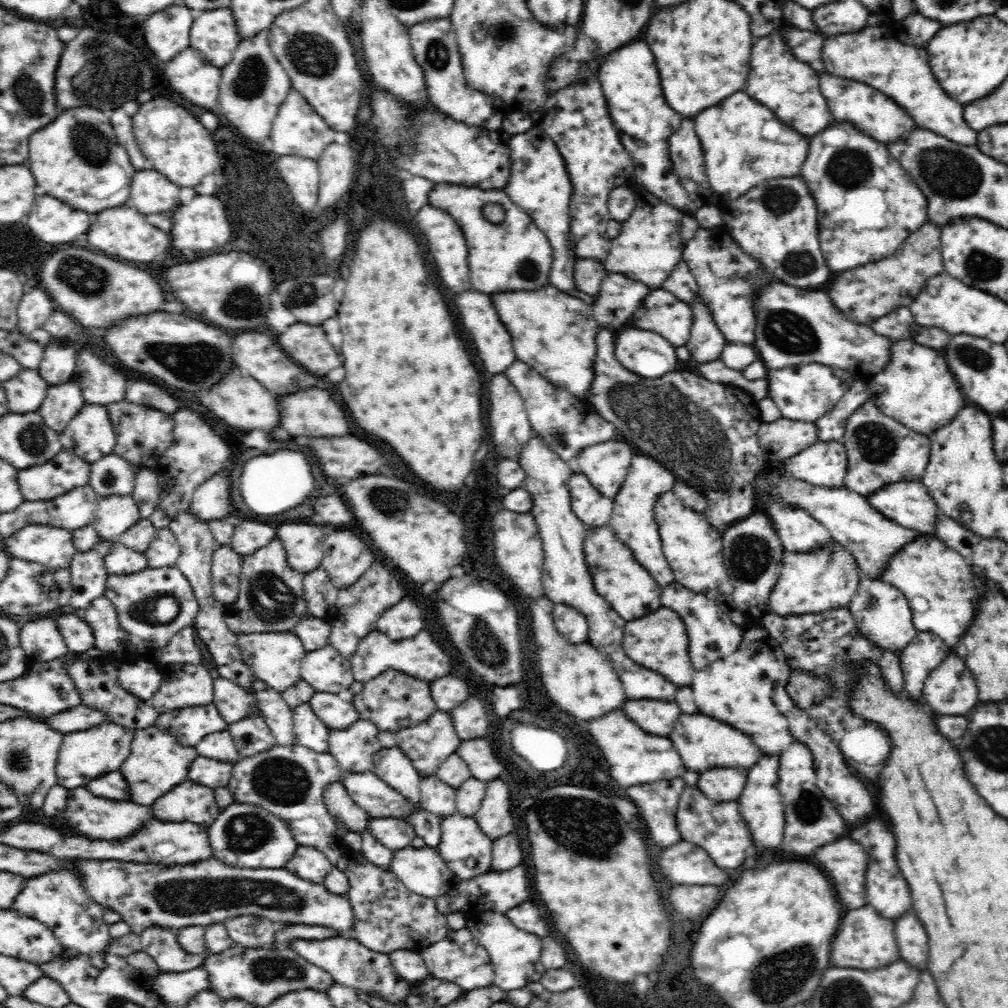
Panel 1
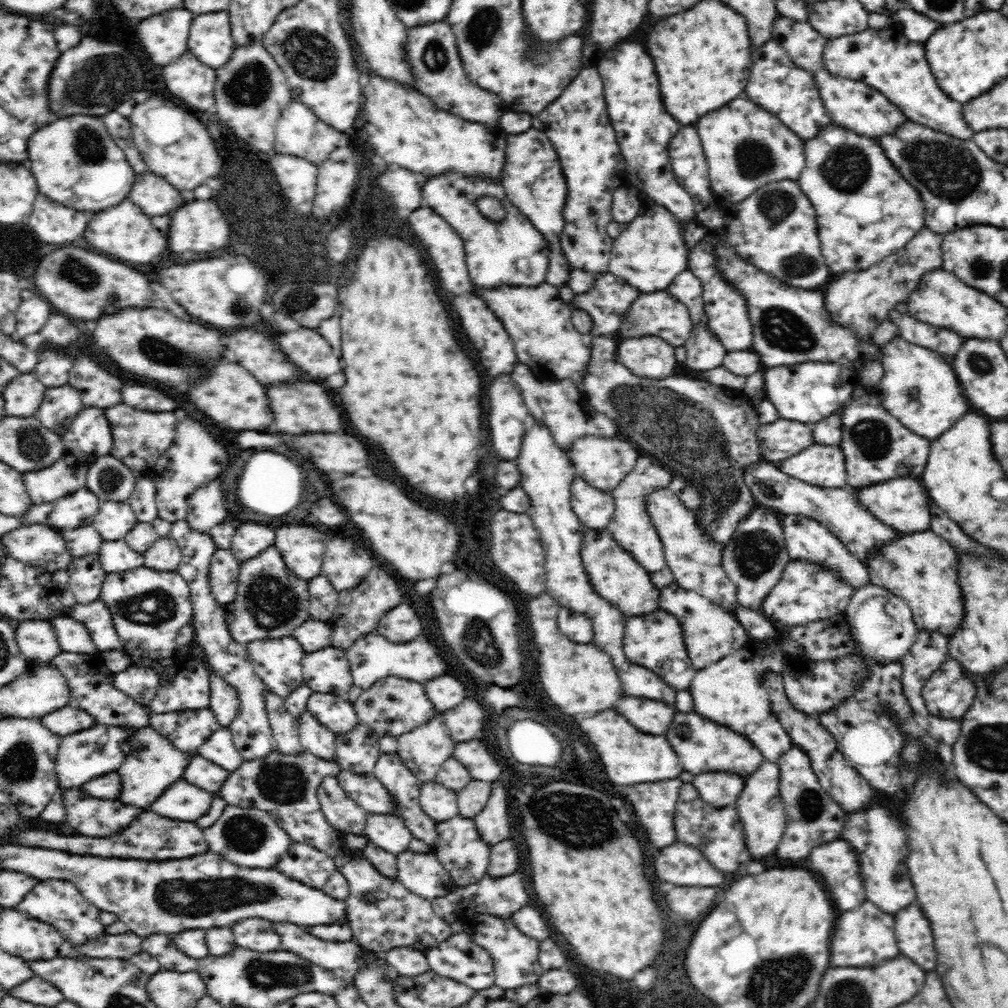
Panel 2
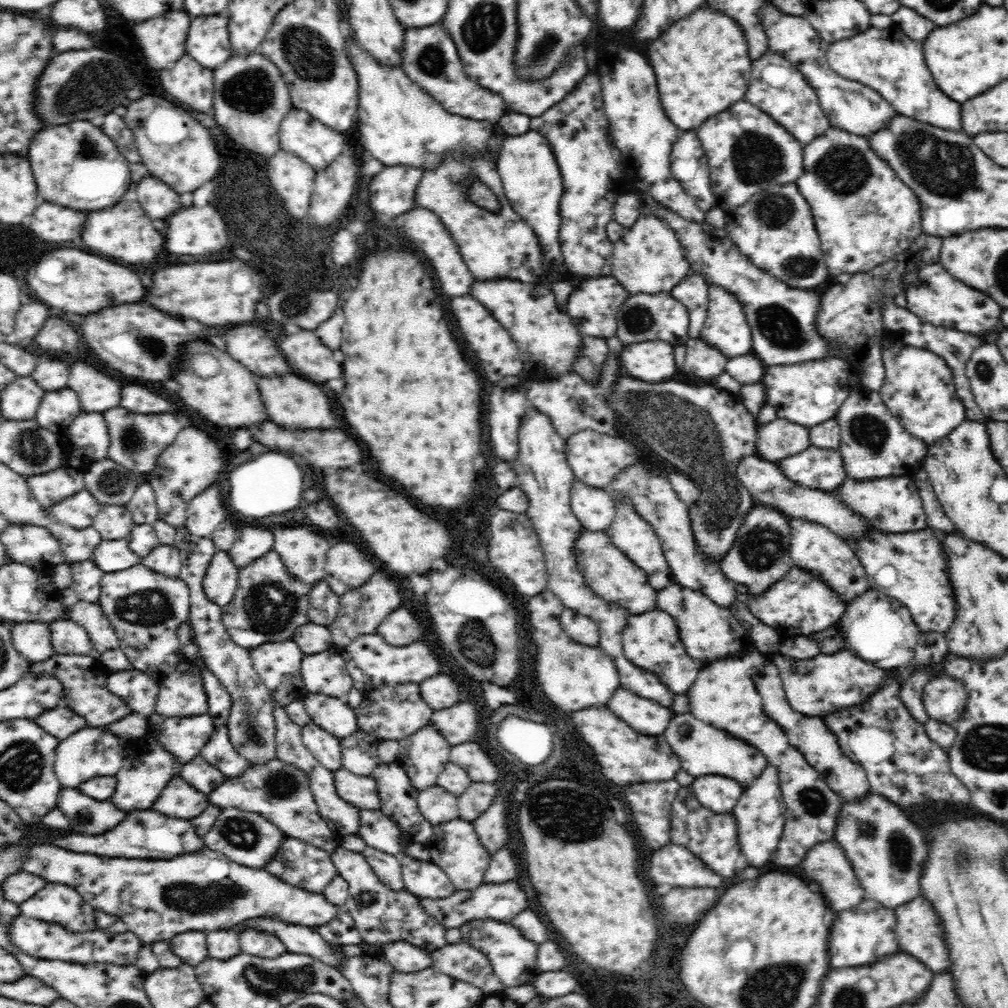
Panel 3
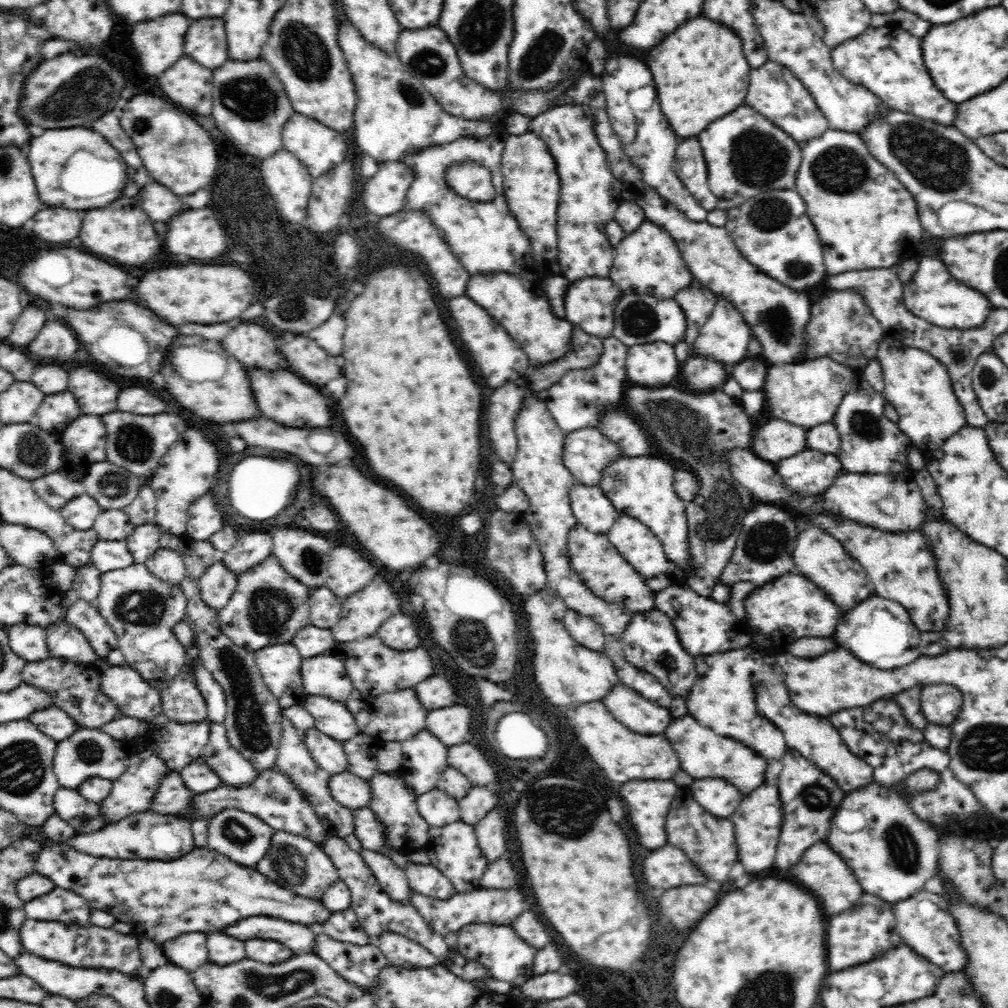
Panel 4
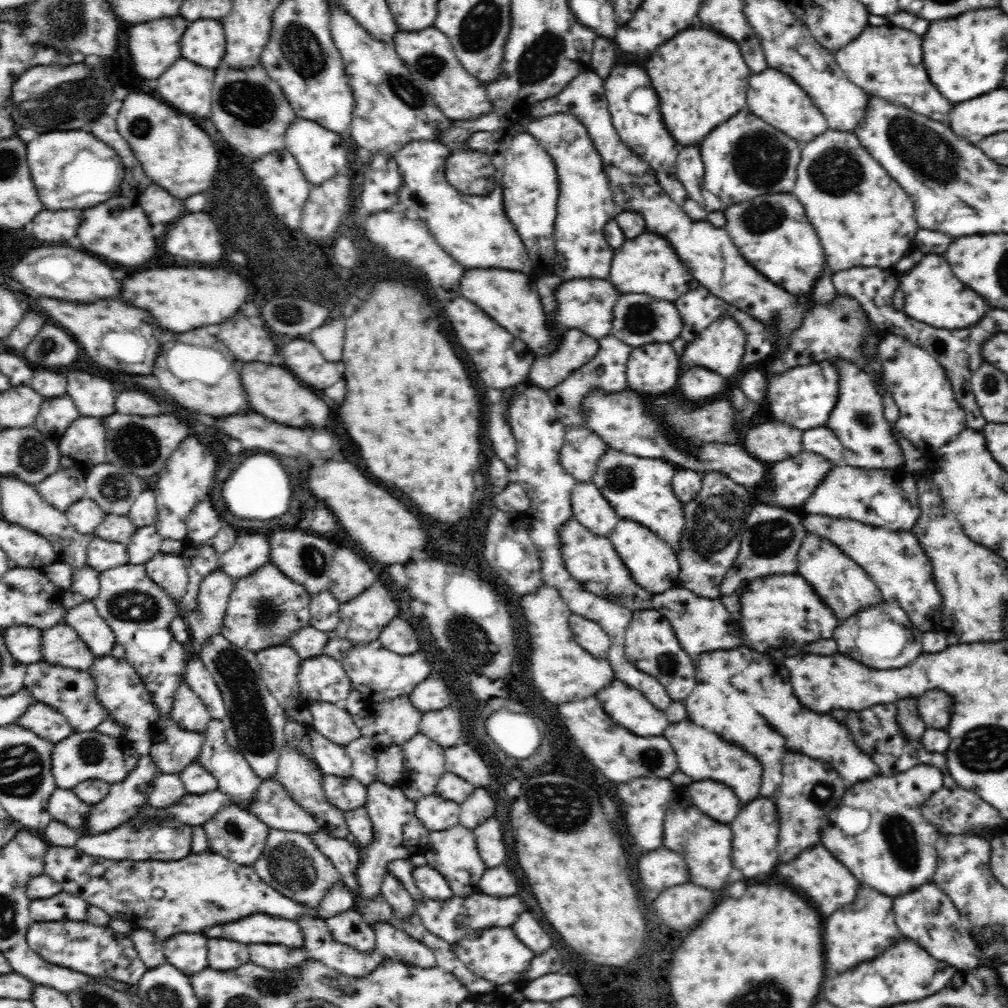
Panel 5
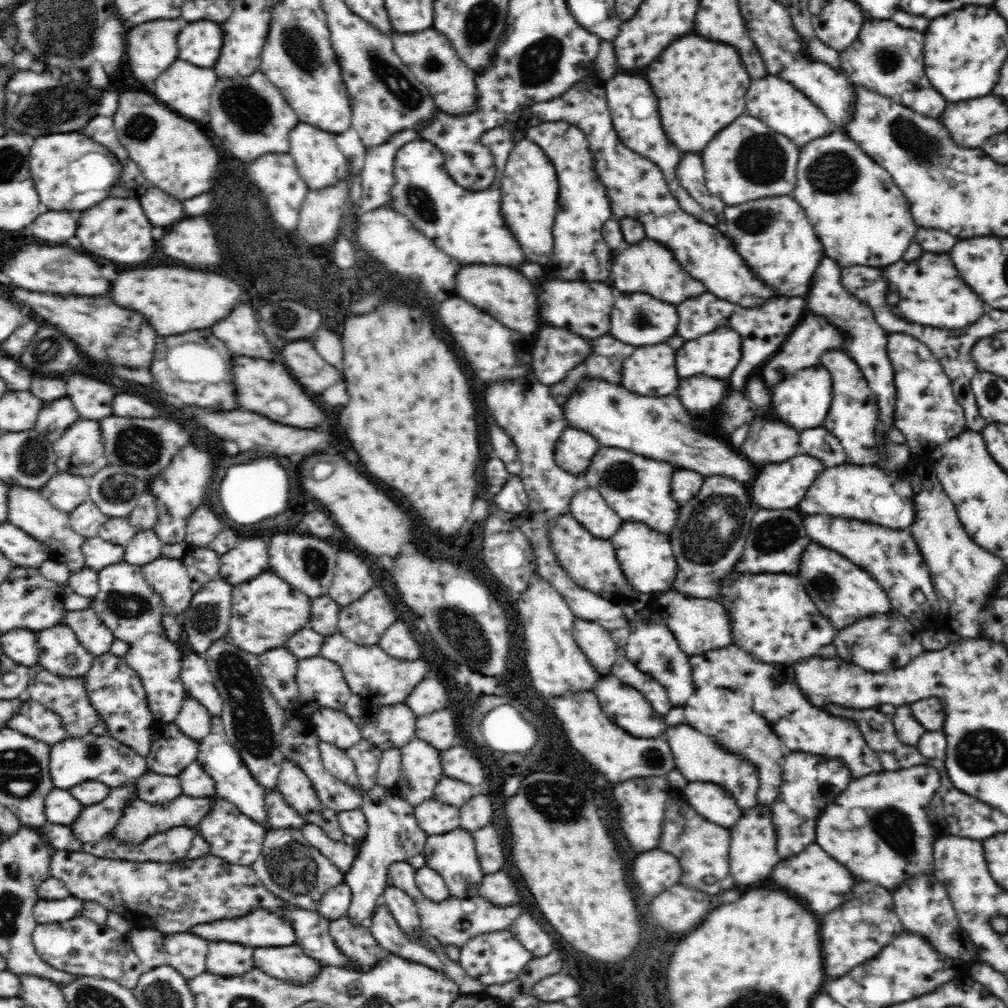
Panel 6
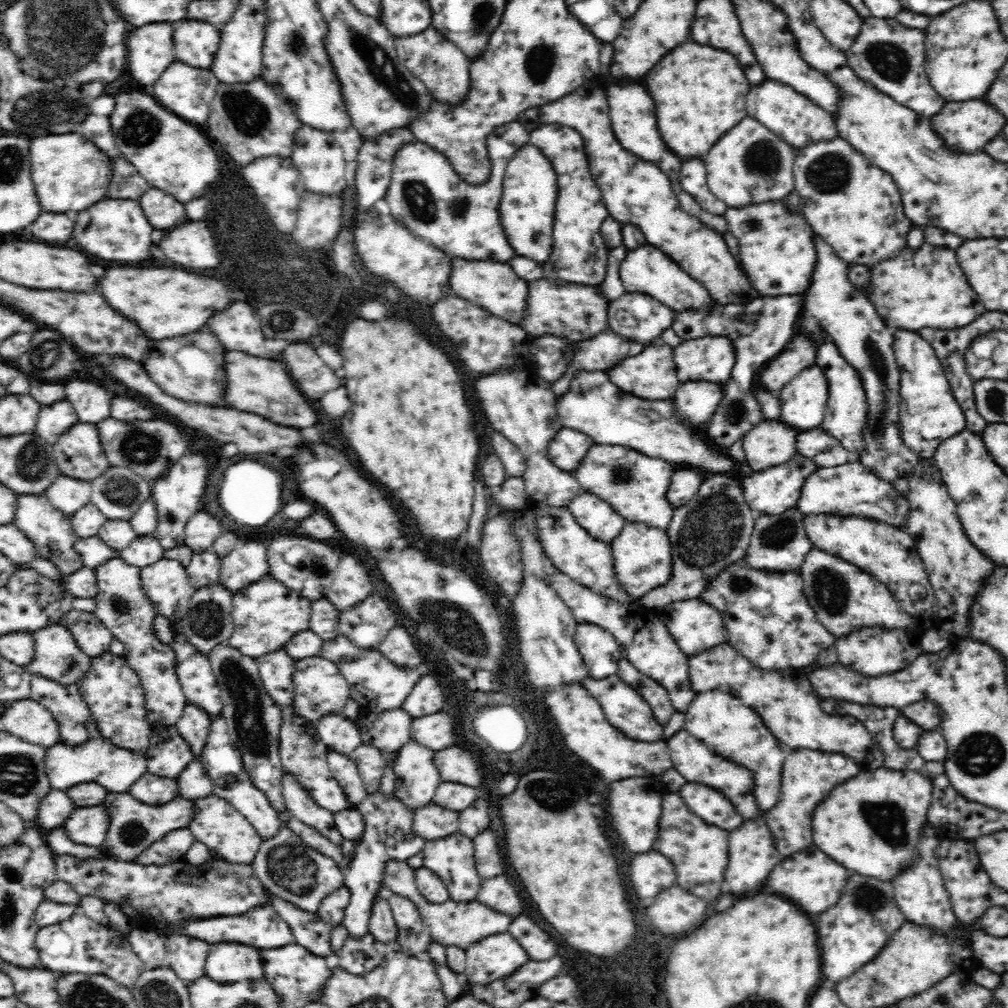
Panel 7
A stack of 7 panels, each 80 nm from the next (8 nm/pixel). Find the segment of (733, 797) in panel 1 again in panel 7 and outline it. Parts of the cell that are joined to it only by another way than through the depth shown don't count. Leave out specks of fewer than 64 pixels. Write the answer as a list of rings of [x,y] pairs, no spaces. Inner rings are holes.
[[[684,783],[678,790],[684,804],[704,822],[730,832],[742,824],[742,816],[720,791],[700,783]]]

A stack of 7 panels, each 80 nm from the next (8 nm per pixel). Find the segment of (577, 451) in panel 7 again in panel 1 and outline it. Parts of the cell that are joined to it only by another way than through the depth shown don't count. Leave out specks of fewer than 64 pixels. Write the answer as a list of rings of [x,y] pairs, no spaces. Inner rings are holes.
[[[607,441],[586,446],[572,464],[575,472],[586,475],[598,491],[613,499],[626,479],[634,455],[628,444]]]

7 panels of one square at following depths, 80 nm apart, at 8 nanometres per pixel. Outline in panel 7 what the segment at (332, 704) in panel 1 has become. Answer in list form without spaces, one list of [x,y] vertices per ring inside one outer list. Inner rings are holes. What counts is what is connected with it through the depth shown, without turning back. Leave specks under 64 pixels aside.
[[[341,715],[323,716],[316,724],[316,732],[329,749],[346,756],[363,743],[358,723]]]

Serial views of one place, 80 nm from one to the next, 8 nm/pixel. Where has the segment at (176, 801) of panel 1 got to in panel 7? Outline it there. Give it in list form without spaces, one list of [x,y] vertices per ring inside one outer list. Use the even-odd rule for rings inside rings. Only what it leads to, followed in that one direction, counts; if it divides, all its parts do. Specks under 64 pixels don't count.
[[[146,773],[127,790],[134,799],[147,805],[163,805],[179,796],[176,779]]]

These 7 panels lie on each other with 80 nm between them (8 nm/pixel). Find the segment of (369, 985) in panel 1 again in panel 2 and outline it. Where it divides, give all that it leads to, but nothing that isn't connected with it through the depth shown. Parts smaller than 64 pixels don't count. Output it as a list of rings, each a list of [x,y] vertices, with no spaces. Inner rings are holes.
[[[278,922],[274,928],[282,938],[283,950],[298,954],[352,983],[359,970],[359,959],[365,956],[365,949],[356,942],[322,940],[310,933],[309,928],[299,928],[296,924]]]

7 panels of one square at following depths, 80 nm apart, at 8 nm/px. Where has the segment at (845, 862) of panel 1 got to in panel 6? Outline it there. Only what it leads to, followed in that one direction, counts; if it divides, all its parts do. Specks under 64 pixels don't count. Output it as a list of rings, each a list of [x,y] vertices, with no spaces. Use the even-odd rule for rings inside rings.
[[[810,844],[810,848],[788,858],[784,864],[780,862],[772,872],[772,878],[780,888],[792,892],[796,898],[802,900],[802,904],[806,904],[806,908],[818,914],[838,908],[838,904],[842,904],[842,900],[846,898],[842,892],[850,892],[854,884],[850,870],[844,868],[834,858],[830,858],[818,844]]]

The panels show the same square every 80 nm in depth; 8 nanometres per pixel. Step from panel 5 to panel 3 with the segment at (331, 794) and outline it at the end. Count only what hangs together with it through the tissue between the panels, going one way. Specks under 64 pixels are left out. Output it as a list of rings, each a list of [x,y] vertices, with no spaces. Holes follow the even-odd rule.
[[[344,768],[334,773],[334,787],[342,800],[361,810],[380,808],[380,795],[376,793],[374,777],[358,776]]]

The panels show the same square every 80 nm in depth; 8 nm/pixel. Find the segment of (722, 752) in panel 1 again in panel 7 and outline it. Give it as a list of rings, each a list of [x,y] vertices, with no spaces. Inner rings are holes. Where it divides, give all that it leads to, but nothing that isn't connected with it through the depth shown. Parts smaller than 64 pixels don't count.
[[[687,730],[678,732],[676,736],[672,736],[666,741],[668,749],[670,749],[670,758],[674,762],[673,767],[686,778],[688,783],[700,783],[714,790],[720,791],[734,808],[738,810],[738,814],[744,820],[756,820],[760,816],[760,810],[754,798],[754,780],[750,770],[738,765],[722,756],[712,754],[702,741],[698,741],[694,735],[691,735]]]

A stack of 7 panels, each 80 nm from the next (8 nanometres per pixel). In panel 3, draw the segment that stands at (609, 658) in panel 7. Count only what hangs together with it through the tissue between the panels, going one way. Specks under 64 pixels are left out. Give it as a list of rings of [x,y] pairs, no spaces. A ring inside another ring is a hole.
[[[565,608],[560,615],[559,624],[566,634],[577,643],[589,646],[599,646],[599,626],[587,616],[578,614],[571,608]]]

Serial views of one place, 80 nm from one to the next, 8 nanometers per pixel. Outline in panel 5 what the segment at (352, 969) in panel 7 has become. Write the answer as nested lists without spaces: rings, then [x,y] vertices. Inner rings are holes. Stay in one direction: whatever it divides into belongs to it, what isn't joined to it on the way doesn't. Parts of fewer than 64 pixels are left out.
[[[353,909],[326,919],[326,927],[339,944],[355,948],[363,954],[372,954],[376,948],[373,926]]]

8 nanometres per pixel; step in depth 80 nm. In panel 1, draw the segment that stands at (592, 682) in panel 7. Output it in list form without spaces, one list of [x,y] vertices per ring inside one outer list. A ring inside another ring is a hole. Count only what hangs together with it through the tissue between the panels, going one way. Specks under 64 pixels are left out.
[[[626,700],[622,710],[644,732],[658,736],[668,736],[680,716],[678,704],[660,700]]]

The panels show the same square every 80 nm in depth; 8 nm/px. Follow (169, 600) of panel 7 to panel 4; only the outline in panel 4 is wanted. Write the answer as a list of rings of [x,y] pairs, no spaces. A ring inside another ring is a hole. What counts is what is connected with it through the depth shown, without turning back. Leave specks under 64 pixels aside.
[[[158,549],[146,560],[145,566],[154,577],[172,586],[180,585],[186,576],[186,564],[176,549]]]

